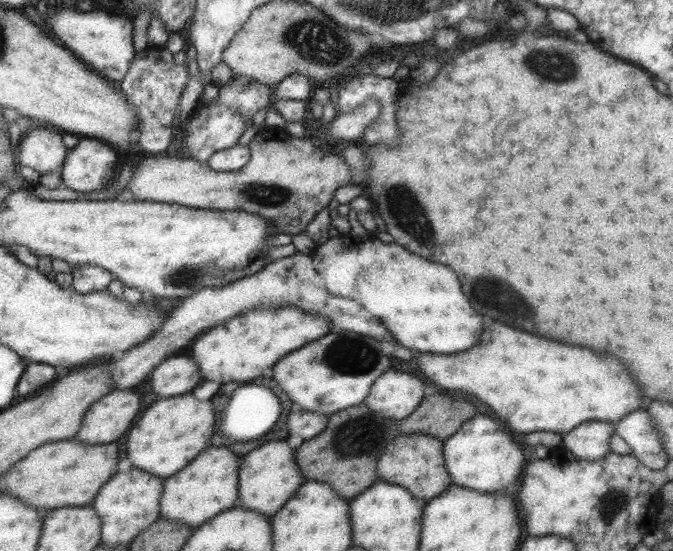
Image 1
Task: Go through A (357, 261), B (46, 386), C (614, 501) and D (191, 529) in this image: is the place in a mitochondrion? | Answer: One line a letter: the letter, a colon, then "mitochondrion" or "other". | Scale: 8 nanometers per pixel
A: other
B: other
C: mitochondrion
D: other

